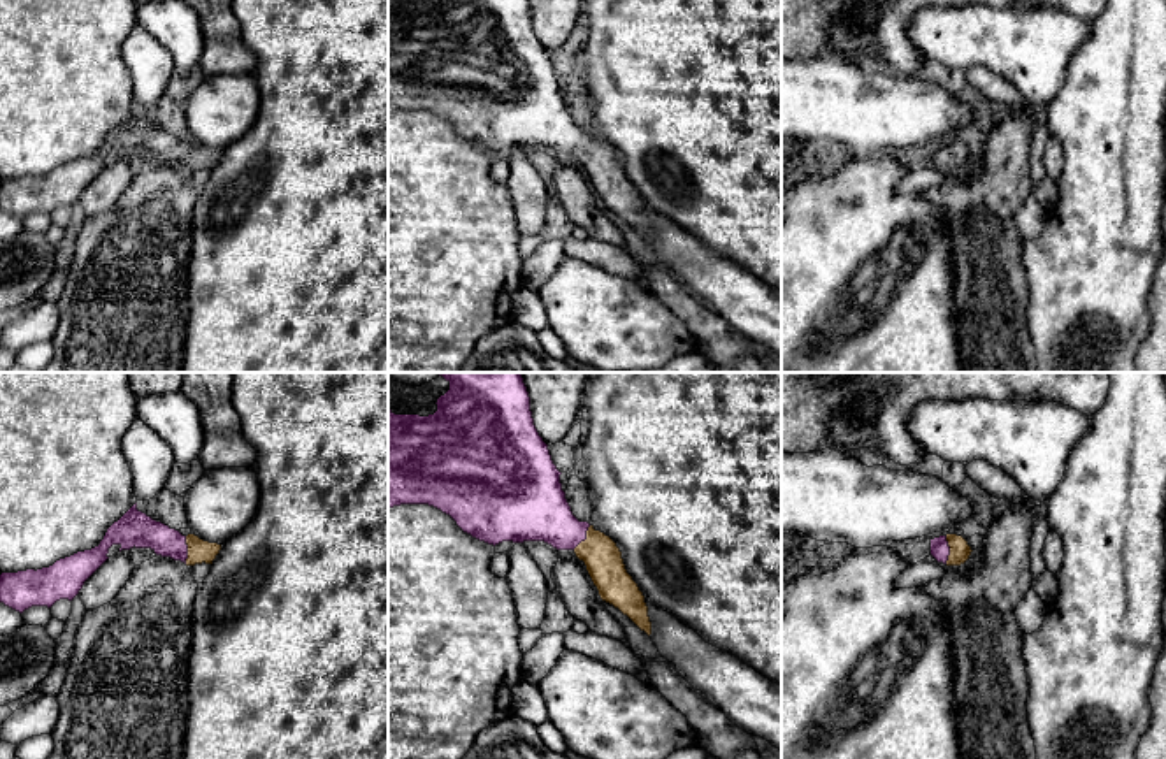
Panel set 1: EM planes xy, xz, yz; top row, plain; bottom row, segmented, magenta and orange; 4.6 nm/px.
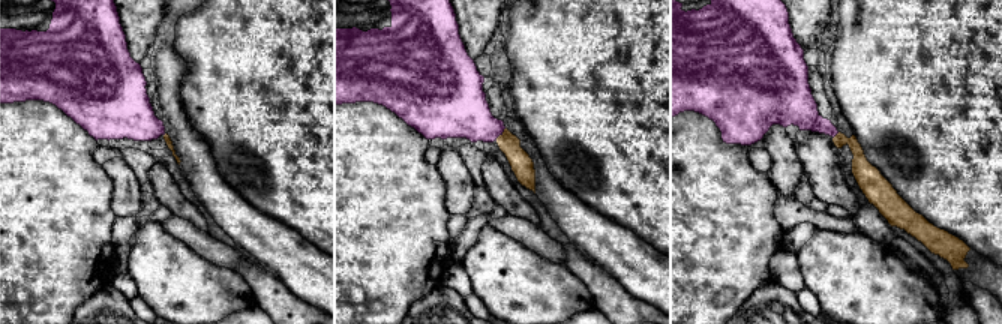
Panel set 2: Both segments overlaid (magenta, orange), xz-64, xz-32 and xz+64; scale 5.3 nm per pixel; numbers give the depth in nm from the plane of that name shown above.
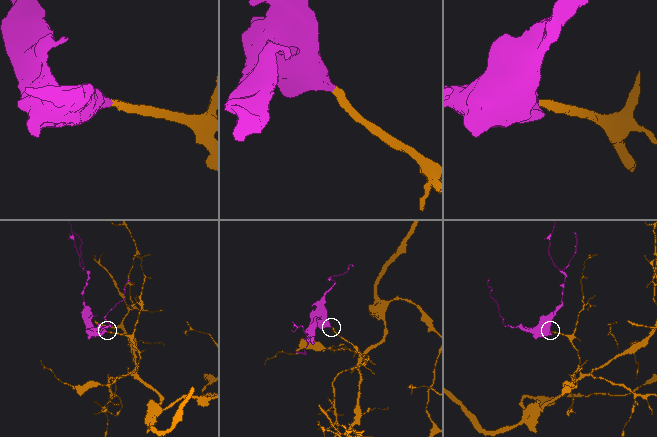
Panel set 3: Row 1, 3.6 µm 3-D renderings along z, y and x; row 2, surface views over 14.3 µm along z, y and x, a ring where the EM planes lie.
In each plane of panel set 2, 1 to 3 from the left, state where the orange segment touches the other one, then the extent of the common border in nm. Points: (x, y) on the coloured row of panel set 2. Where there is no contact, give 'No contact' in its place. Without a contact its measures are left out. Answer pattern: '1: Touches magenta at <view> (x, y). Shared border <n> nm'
1: No contact
2: Touches magenta at xz-32 (501, 134). Shared border 90 nm
3: Touches magenta at xz+64 (836, 134). Shared border 50 nm

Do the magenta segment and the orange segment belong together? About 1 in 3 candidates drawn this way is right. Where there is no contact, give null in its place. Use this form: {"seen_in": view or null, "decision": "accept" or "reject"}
{"seen_in": "xy", "decision": "accept"}

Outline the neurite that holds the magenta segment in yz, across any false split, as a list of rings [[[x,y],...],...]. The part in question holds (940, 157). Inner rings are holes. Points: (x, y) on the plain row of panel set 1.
[[[946,141],[931,146],[931,162],[946,172],[961,172],[971,162],[971,153],[962,142]]]

